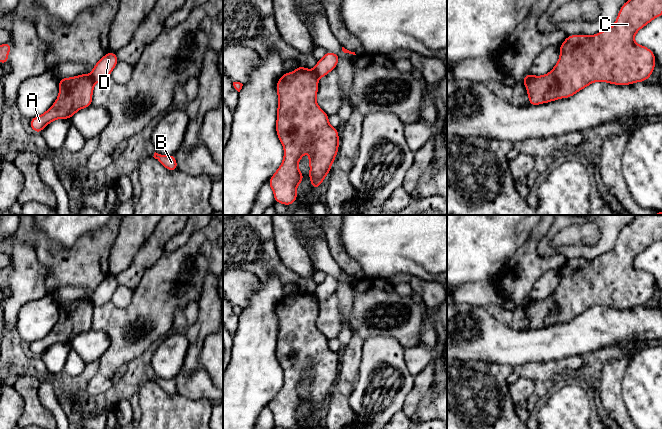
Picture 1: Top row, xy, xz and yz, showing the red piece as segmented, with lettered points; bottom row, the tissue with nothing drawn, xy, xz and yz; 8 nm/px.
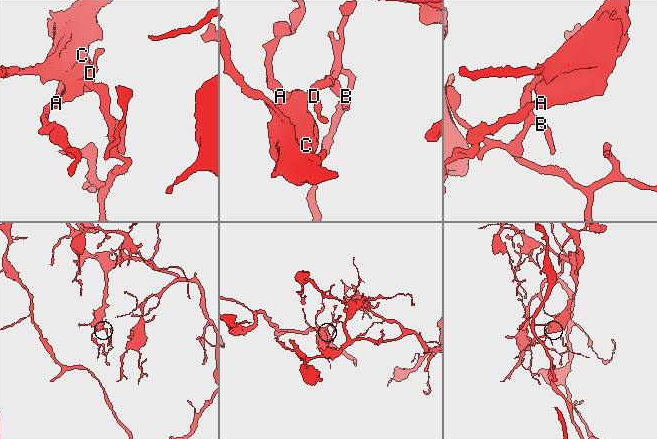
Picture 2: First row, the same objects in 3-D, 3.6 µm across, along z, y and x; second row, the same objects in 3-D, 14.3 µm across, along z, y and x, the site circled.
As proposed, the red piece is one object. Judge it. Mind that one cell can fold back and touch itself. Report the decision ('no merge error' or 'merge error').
merge error

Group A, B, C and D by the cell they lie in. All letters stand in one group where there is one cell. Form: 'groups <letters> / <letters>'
groups A C / B D

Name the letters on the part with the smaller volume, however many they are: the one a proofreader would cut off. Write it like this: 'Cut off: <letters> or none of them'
Cut off: B, D

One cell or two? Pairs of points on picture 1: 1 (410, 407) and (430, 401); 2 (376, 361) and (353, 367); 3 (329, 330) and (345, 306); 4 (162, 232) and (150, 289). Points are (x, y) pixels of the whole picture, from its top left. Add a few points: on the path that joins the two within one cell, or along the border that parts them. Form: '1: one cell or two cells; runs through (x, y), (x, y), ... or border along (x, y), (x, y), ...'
1: two cells; border along (430, 386), (410, 418)
2: two cells; border along (364, 342), (358, 379), (353, 387)
3: two cells; border along (335, 292), (342, 318), (342, 329), (339, 335)
4: two cells; border along (162, 255), (145, 271), (141, 278)

